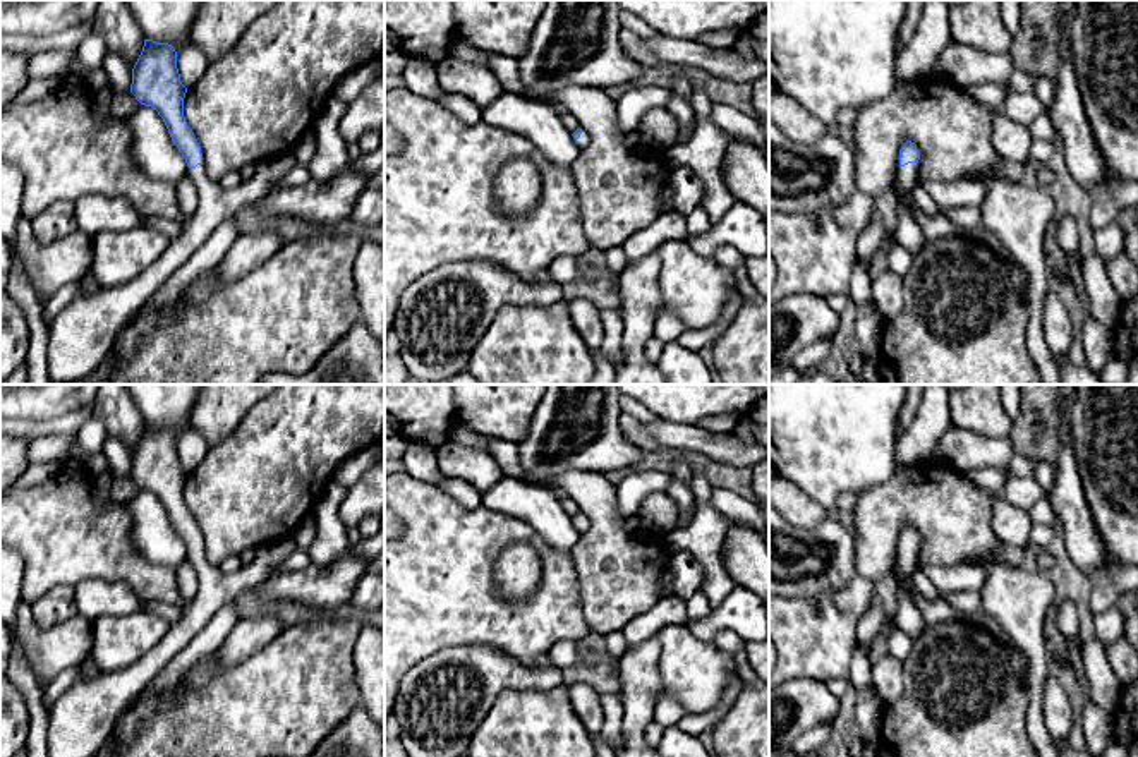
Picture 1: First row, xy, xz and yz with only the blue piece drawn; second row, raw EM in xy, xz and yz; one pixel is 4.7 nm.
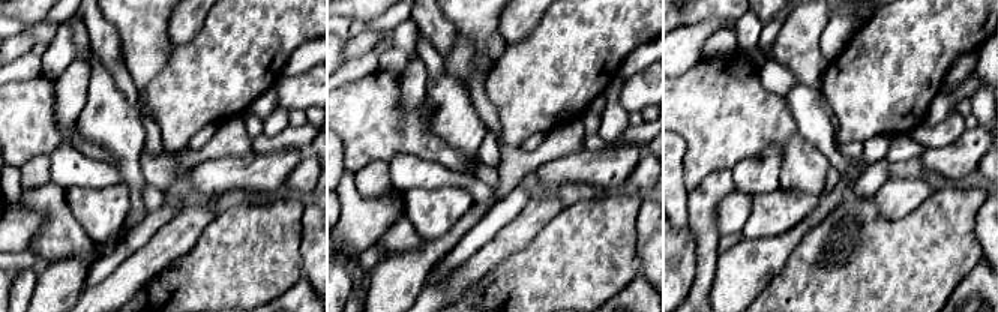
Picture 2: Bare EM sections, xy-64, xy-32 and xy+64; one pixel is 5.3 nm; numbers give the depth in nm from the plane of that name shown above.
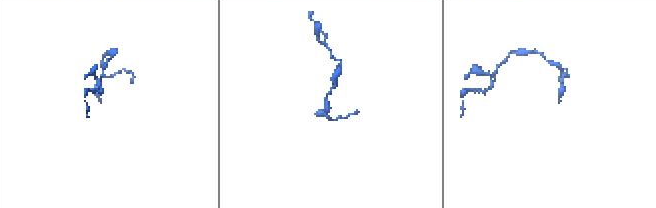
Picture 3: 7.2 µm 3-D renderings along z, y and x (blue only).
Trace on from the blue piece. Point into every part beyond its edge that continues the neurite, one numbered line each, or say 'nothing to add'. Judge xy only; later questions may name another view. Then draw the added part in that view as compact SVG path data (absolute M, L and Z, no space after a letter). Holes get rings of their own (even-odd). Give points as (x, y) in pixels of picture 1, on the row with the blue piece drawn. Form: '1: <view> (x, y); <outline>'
1: xy (81, 337); M287 149L259 161L256 173L233 189L213 182L203 165L189 168L197 189L197 208L166 251L134 280L77 295L48 323L46 366L51 385L65 385L93 372L168 276L180 269L225 220L275 191L295 165L292 149Z

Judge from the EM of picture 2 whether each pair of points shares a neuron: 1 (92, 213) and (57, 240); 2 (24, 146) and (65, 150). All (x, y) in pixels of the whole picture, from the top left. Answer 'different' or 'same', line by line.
1: different
2: different

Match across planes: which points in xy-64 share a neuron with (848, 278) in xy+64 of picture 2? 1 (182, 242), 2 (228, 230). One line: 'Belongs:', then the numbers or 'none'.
Belongs: 2

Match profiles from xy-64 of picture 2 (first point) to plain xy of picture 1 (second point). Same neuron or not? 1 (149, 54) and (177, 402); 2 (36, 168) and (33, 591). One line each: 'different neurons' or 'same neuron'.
1: same neuron
2: different neurons

